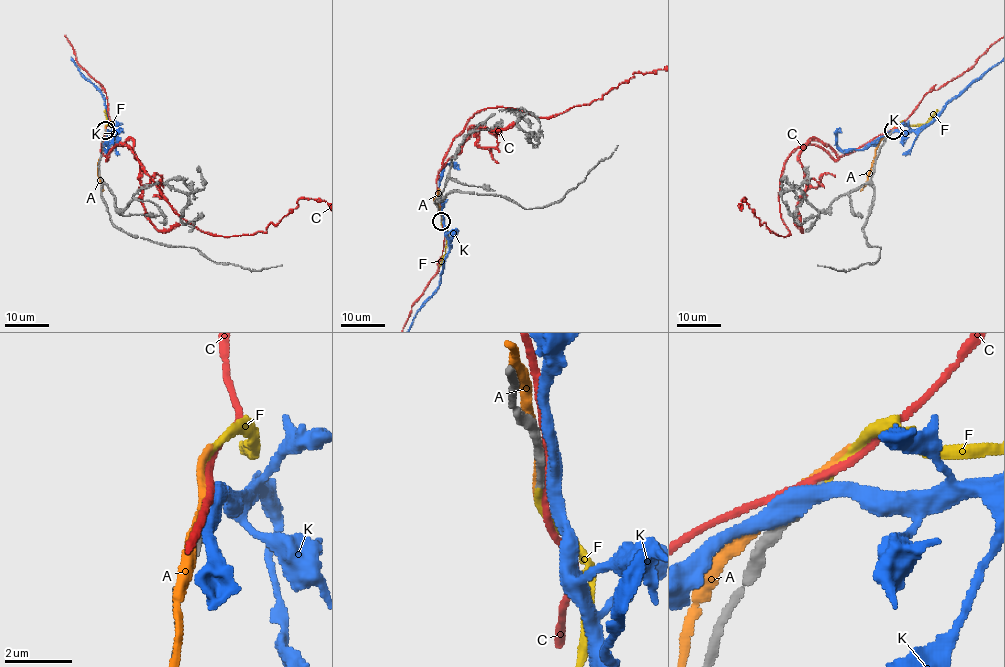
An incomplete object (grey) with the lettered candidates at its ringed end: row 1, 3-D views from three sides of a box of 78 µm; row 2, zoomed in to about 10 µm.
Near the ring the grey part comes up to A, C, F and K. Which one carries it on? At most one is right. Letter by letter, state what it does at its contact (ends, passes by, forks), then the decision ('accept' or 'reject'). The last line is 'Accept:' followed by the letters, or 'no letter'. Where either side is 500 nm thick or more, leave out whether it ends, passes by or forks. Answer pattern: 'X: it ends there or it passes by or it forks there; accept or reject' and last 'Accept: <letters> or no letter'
A: it passes by; reject
C: it passes by; reject
F: it ends there; accept
K: it passes by; reject
Accept: F

